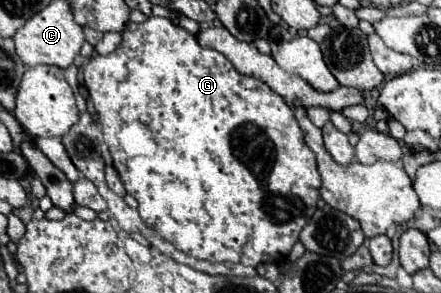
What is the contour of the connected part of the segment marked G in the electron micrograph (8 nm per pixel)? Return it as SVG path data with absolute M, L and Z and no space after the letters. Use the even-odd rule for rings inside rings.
M149 17L145 23L129 23L123 31L121 47L105 57L101 57L101 55L93 57L83 69L83 79L85 79L85 87L89 89L91 99L95 103L95 109L101 115L99 121L103 125L105 143L113 157L113 167L117 169L119 179L123 181L123 187L127 189L127 193L137 199L137 203L139 203L137 209L139 209L139 215L145 221L145 225L153 227L159 235L163 235L167 241L171 241L179 251L183 251L191 257L197 257L197 259L243 263L243 265L251 265L251 267L257 267L259 263L279 263L279 261L287 259L291 247L299 241L301 229L307 225L307 221L311 219L311 215L315 211L321 179L317 173L315 153L307 147L307 143L303 139L303 131L293 115L293 109L277 93L273 93L263 81L259 81L255 77L239 75L225 55L221 55L215 49L201 47L195 41L195 35L173 25L171 19L165 19L165 17ZM141 119L149 119L147 127L155 133L157 151L153 157L133 157L131 159L119 145L117 133L125 123L141 121Z

